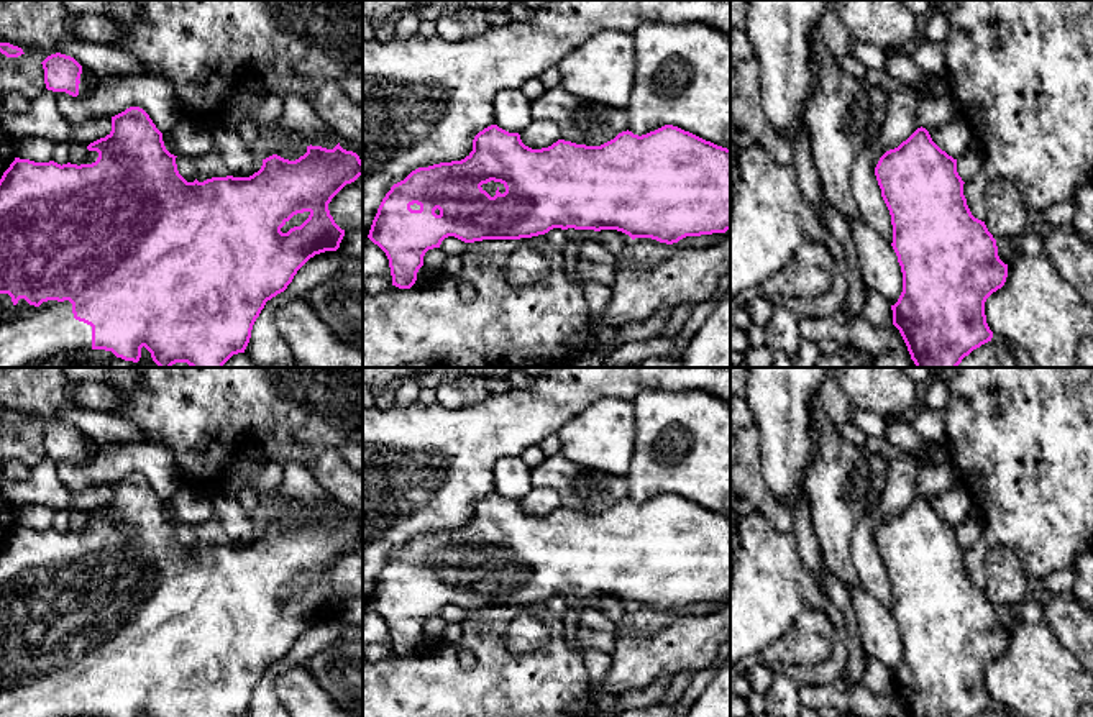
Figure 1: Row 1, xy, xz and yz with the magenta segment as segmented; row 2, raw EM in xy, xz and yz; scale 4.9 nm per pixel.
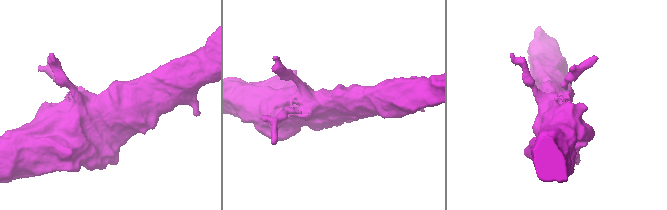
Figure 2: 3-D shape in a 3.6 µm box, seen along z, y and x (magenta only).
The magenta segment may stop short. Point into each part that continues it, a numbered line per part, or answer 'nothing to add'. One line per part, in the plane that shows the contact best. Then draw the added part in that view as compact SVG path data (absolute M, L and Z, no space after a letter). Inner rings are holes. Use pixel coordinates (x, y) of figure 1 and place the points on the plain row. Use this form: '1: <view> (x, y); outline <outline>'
1: xy (51, 693); outline M0 661L0 717L92 717L92 694L74 686L69 668L34 674L20 666L15 673L8 661Z

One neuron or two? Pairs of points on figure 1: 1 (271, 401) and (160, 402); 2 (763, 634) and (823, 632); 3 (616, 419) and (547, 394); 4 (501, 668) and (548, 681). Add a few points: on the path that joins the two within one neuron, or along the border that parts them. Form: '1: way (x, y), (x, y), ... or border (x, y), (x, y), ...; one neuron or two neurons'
1: way (243, 401), (187, 401); one neuron
2: border (818, 611), (804, 611), (780, 639), (754, 655); two neurons
3: border (624, 399), (599, 397), (557, 432); two neurons
4: way (512, 680), (537, 681); one neuron

